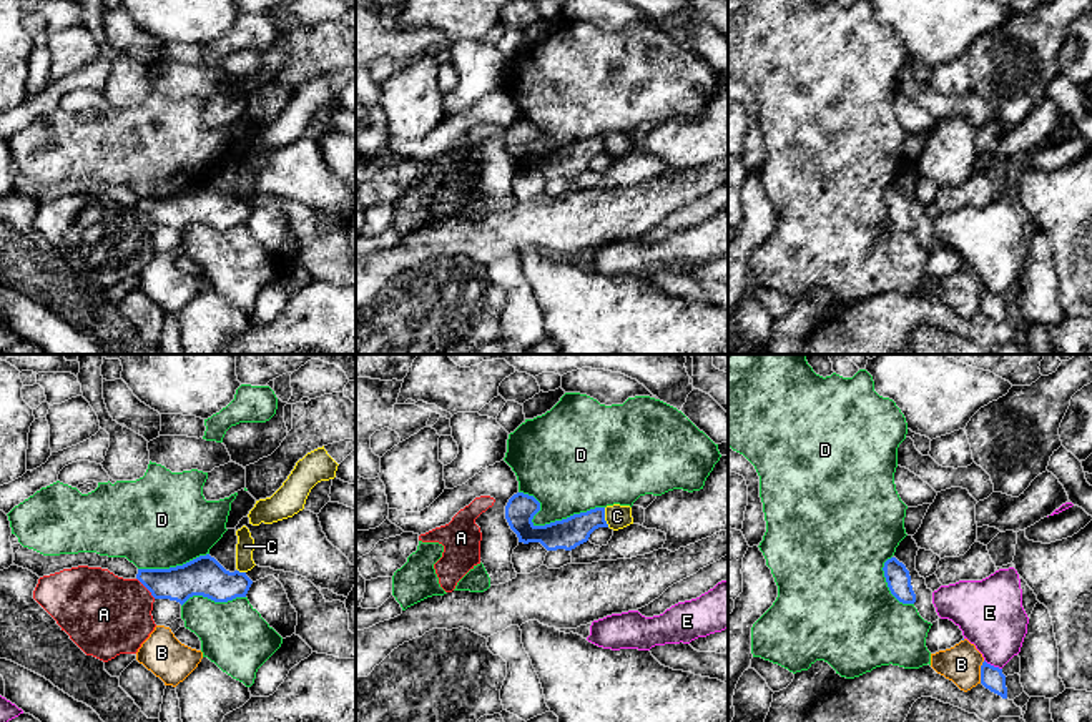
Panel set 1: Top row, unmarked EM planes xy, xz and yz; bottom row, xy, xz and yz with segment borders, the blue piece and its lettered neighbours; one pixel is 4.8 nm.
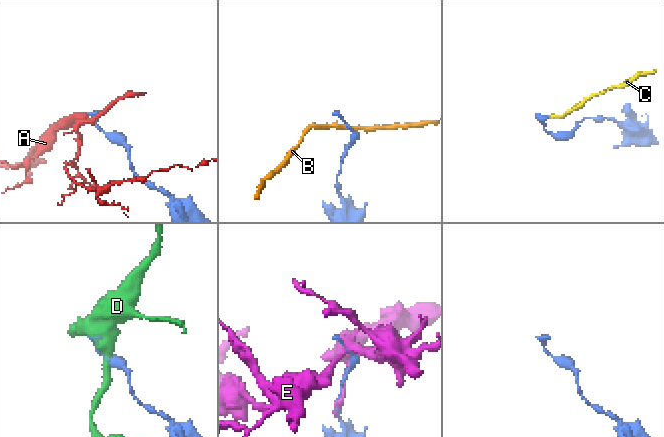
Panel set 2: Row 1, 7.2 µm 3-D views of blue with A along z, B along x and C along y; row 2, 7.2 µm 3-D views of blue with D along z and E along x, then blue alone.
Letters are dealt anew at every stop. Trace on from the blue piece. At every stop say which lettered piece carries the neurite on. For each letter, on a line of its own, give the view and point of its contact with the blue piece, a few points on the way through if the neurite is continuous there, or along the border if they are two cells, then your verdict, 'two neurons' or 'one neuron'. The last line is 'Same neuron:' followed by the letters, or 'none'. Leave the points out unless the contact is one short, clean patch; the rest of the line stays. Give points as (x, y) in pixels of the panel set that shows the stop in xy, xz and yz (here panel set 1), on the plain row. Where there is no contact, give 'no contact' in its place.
A: xy (145, 213) | along xy (137, 205), (155, 225) | two neurons
B: yz (981, 300) | two neurons
C: xz (604, 145) | across xz (569, 160), (595, 145), (604, 145), (617, 143) | one neuron
D: xz (549, 152) | two neurons
E: yz (993, 293) | two neurons
Same neuron: C

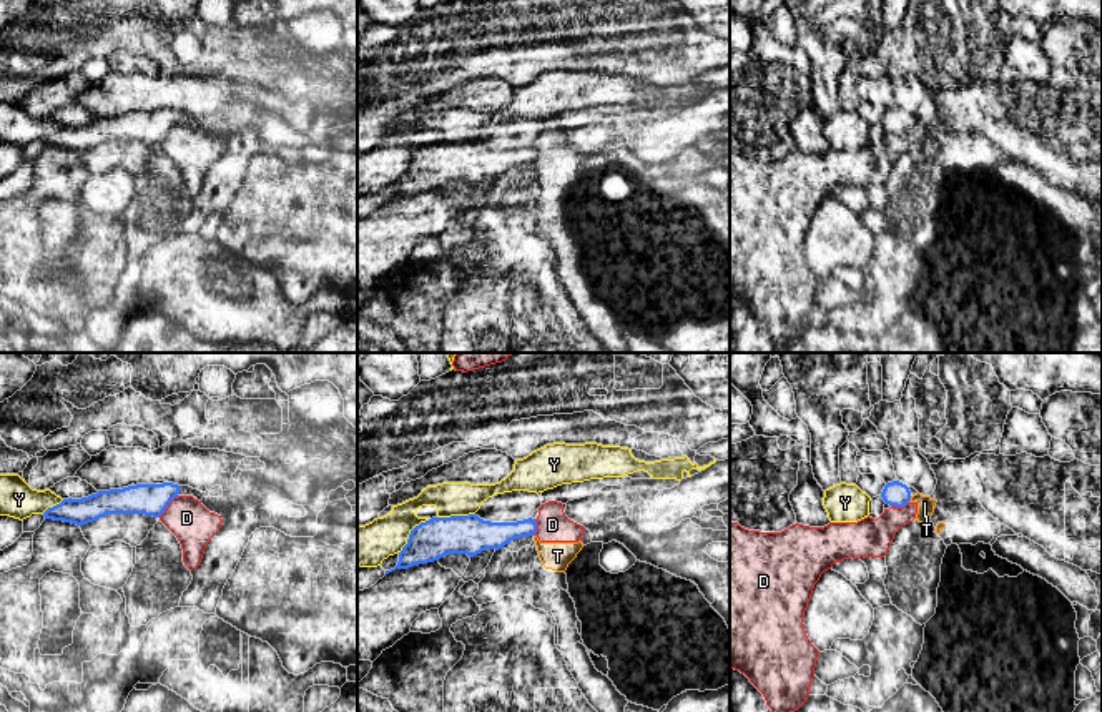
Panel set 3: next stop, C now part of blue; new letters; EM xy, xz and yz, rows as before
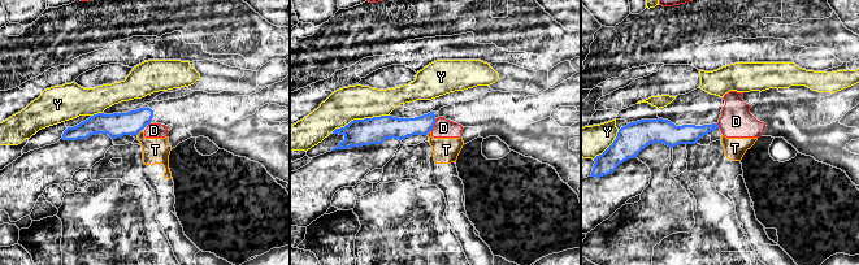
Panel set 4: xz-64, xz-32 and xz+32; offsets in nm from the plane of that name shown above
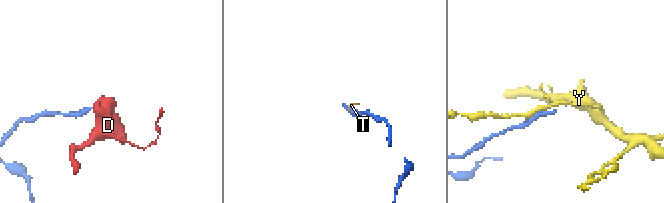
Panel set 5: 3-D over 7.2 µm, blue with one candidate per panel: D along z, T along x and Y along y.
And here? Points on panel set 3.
D: xy (167, 133) | along xy (178, 123), (158, 143) | two neurons
T: yz (910, 127) | along yz (911, 123), (908, 128) | two neurons
Y: xz (411, 160) | two neurons
Same neuron: none

